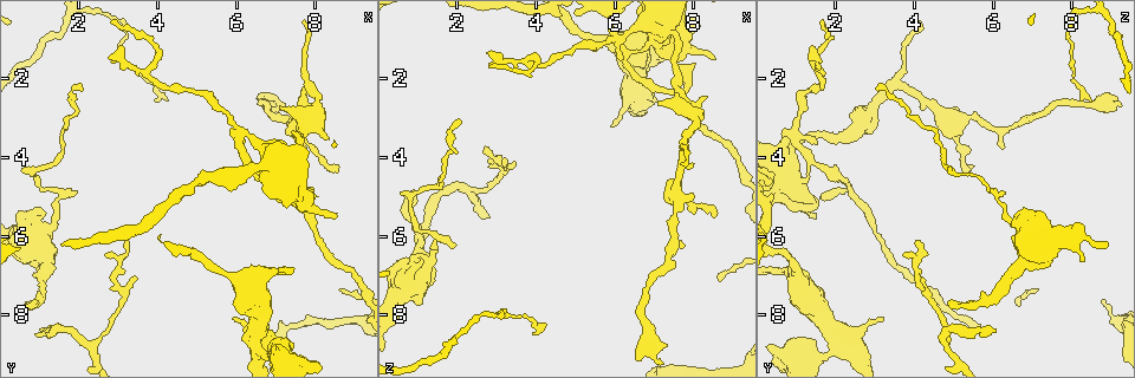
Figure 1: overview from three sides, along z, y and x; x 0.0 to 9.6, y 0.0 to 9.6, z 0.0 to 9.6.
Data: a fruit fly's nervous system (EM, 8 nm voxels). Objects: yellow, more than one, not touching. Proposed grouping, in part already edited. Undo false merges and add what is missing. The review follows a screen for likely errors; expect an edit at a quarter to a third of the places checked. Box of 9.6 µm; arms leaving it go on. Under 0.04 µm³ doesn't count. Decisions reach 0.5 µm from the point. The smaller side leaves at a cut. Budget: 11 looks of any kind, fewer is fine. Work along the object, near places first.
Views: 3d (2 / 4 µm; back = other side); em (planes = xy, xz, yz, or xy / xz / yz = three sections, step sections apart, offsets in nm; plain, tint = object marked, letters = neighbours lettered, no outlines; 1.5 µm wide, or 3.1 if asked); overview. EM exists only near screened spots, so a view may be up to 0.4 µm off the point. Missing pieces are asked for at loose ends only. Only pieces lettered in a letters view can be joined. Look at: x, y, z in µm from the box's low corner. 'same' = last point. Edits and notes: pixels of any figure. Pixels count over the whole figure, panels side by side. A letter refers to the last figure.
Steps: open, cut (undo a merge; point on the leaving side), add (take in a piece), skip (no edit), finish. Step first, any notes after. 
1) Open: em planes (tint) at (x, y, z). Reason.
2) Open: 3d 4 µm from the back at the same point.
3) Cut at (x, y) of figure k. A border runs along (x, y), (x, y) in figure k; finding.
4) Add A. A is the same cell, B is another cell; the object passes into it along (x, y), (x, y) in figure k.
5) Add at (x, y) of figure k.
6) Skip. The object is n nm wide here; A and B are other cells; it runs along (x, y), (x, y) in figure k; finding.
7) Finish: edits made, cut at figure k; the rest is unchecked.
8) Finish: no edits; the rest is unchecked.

Open: 3d 4 µm at (6.55, 8.85, 2.10). Two arms in line, one across.

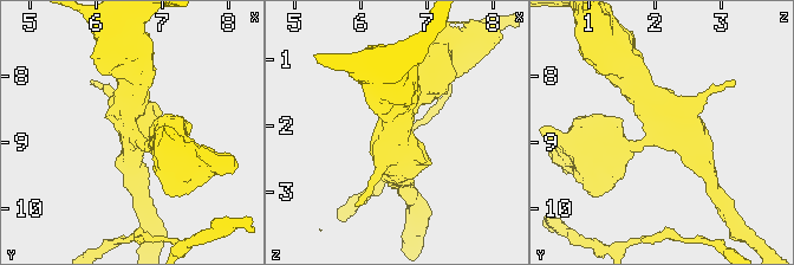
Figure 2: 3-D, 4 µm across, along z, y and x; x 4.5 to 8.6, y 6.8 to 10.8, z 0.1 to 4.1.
Open: em planes (letters) at (6.55, 8.90, 2.15).

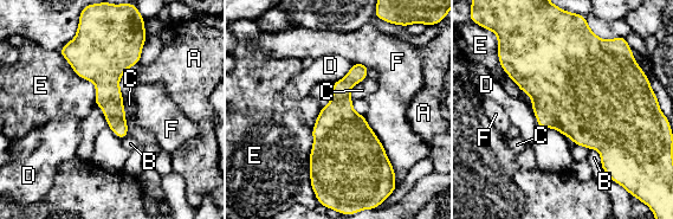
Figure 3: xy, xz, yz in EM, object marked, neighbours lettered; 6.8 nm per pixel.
Skip. A, B, C, D, E and F are other cells; all the same neuron.

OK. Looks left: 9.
Open: em planes (letters) at (8.45, 5.50, 1.55). Free end.

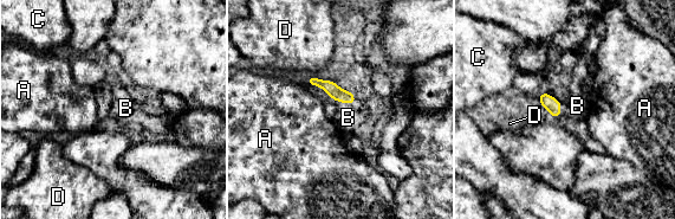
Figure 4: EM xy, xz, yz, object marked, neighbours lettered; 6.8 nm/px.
Add B. B is the same cell, A, C and D are other cells; the object passes into it along (337, 94), (345, 102), (348, 117) in figure 4; the neuron continues.

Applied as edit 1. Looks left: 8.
Open: em planes (letters) at (8.30, 3.50, 2.40). Free end.

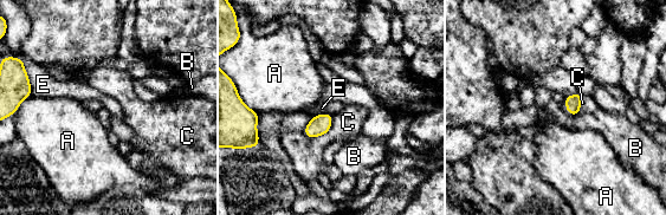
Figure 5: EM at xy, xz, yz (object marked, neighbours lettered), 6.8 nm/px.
Skip. A, B, C and E are other cells; a border runs along (28, 77), (32, 95) in figure 5; no lettered piece goes on from it.

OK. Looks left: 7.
Open: em planes (letters) at (1.10, 8.40, 6.05). Branch stops here.

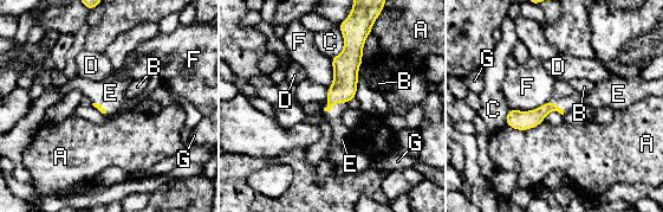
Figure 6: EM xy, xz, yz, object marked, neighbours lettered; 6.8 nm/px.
Add E. E is the same cell, A, B, C, D, F and G are other cells; the neuron continues.

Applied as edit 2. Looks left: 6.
Finish: edits made, add at figure 4, add at figure 6; the rest is unchecked.

